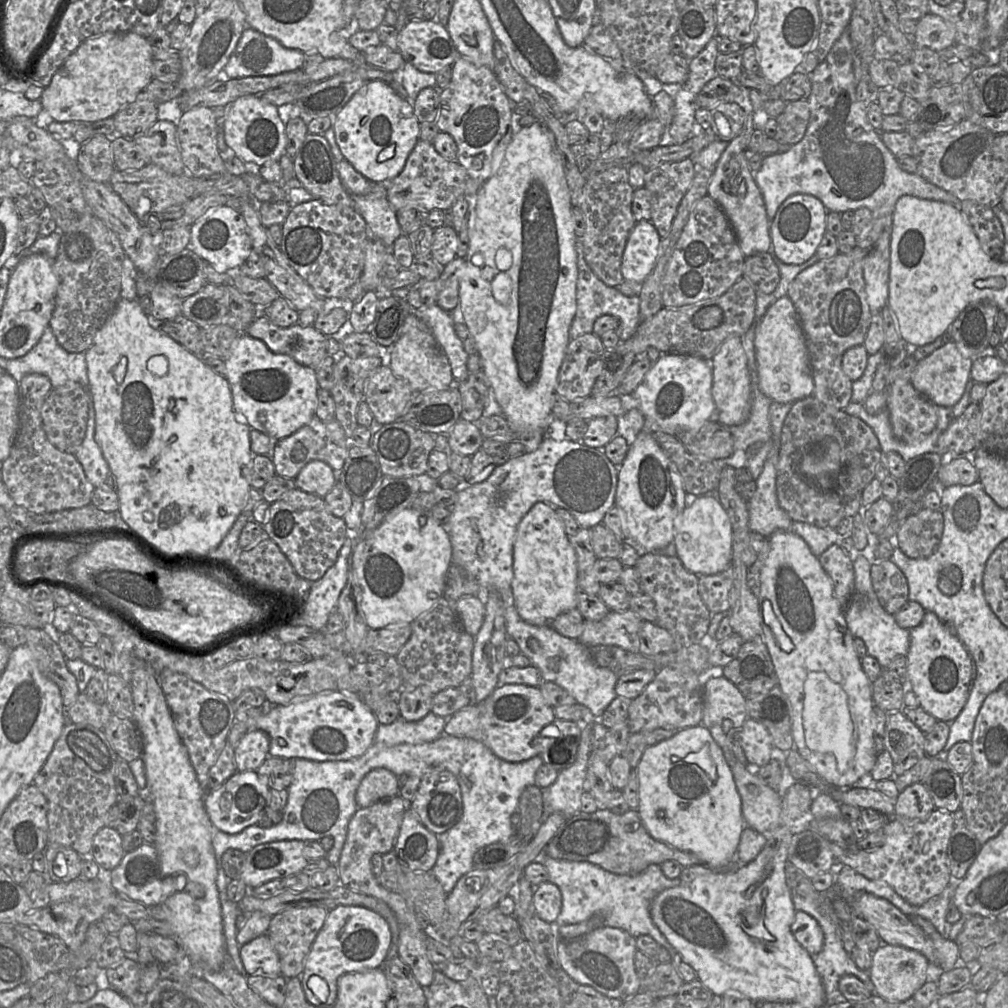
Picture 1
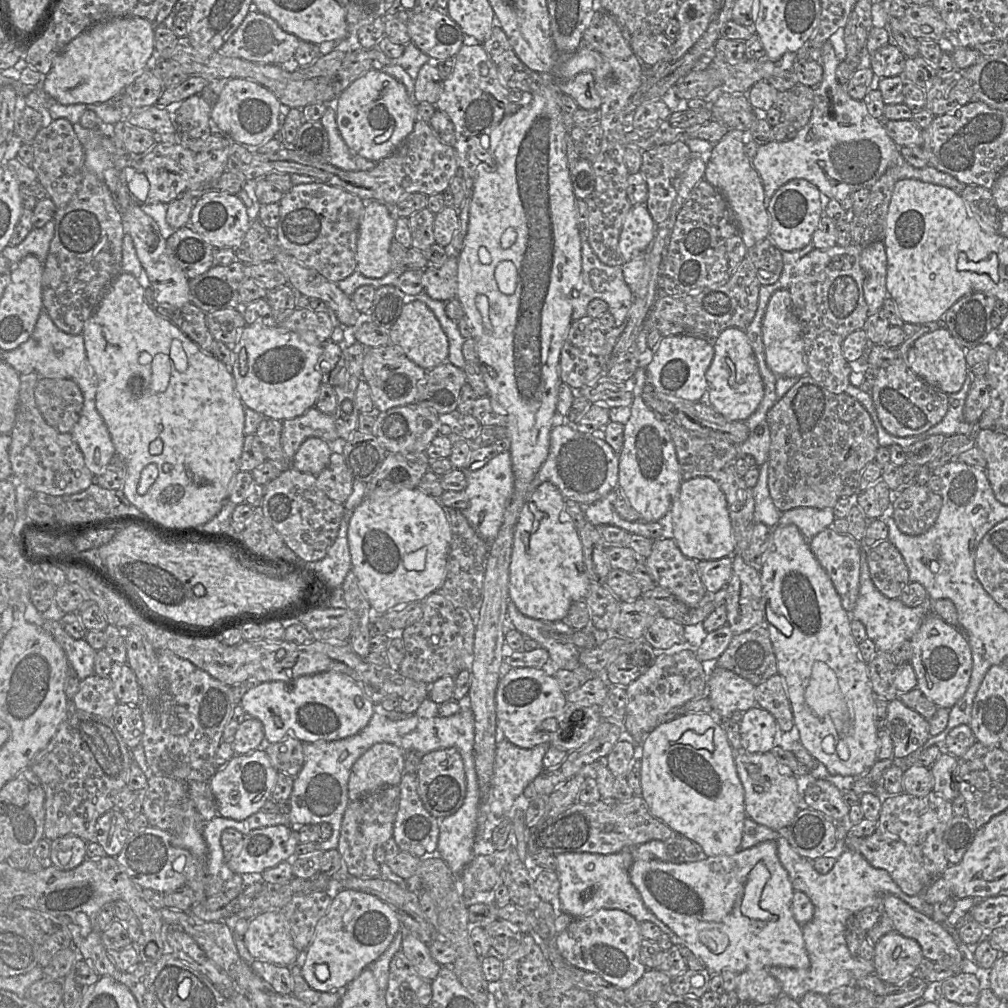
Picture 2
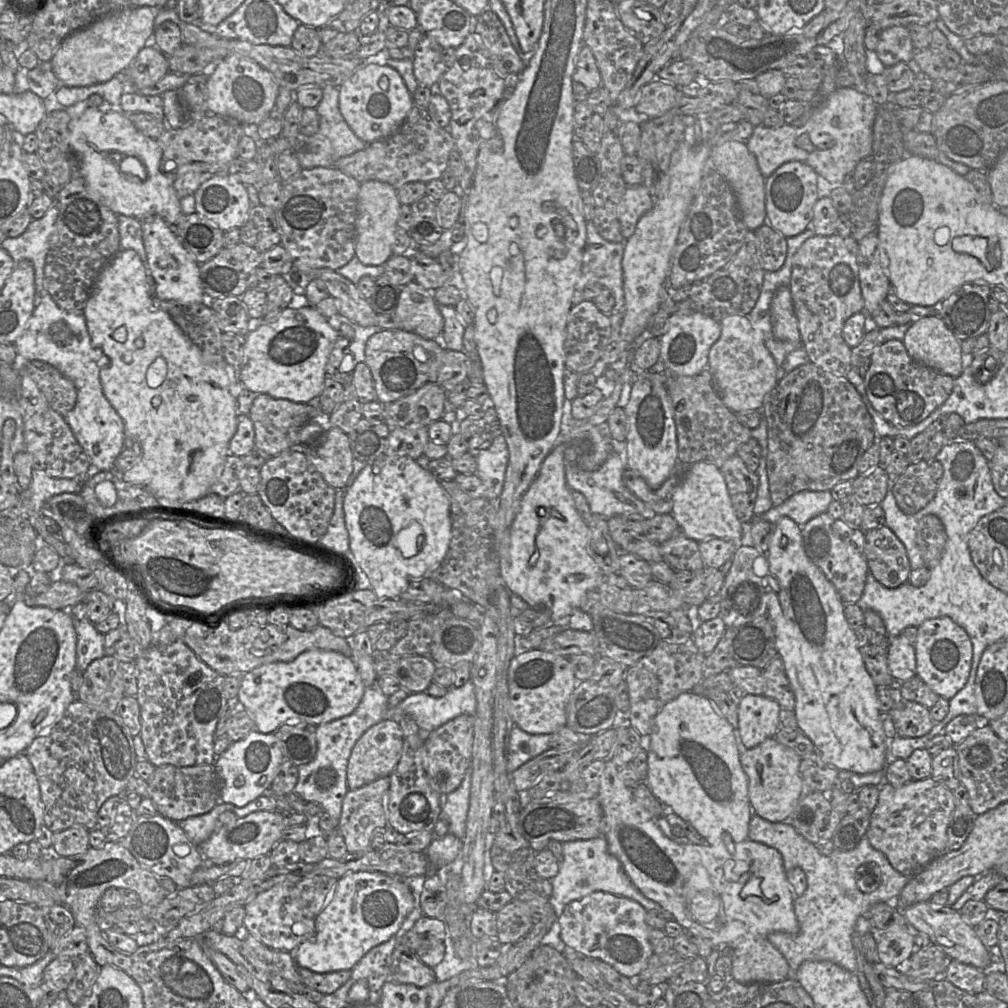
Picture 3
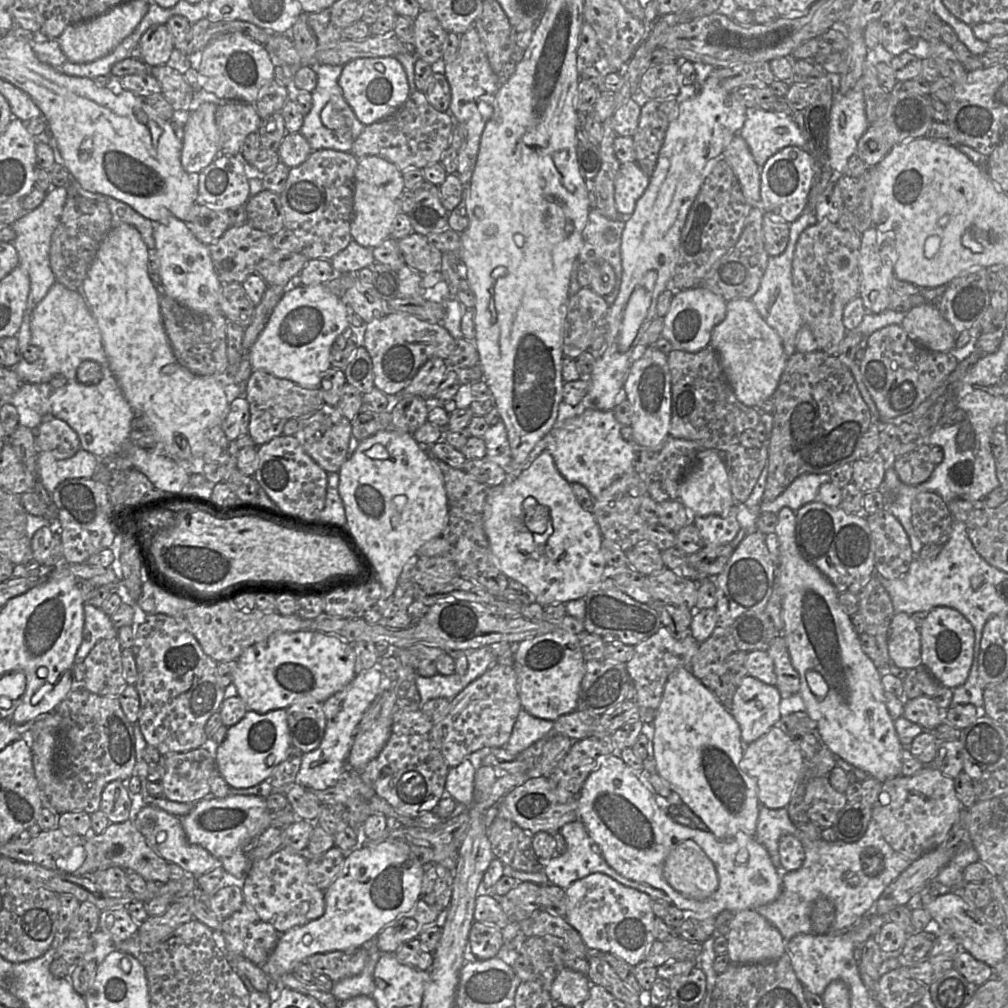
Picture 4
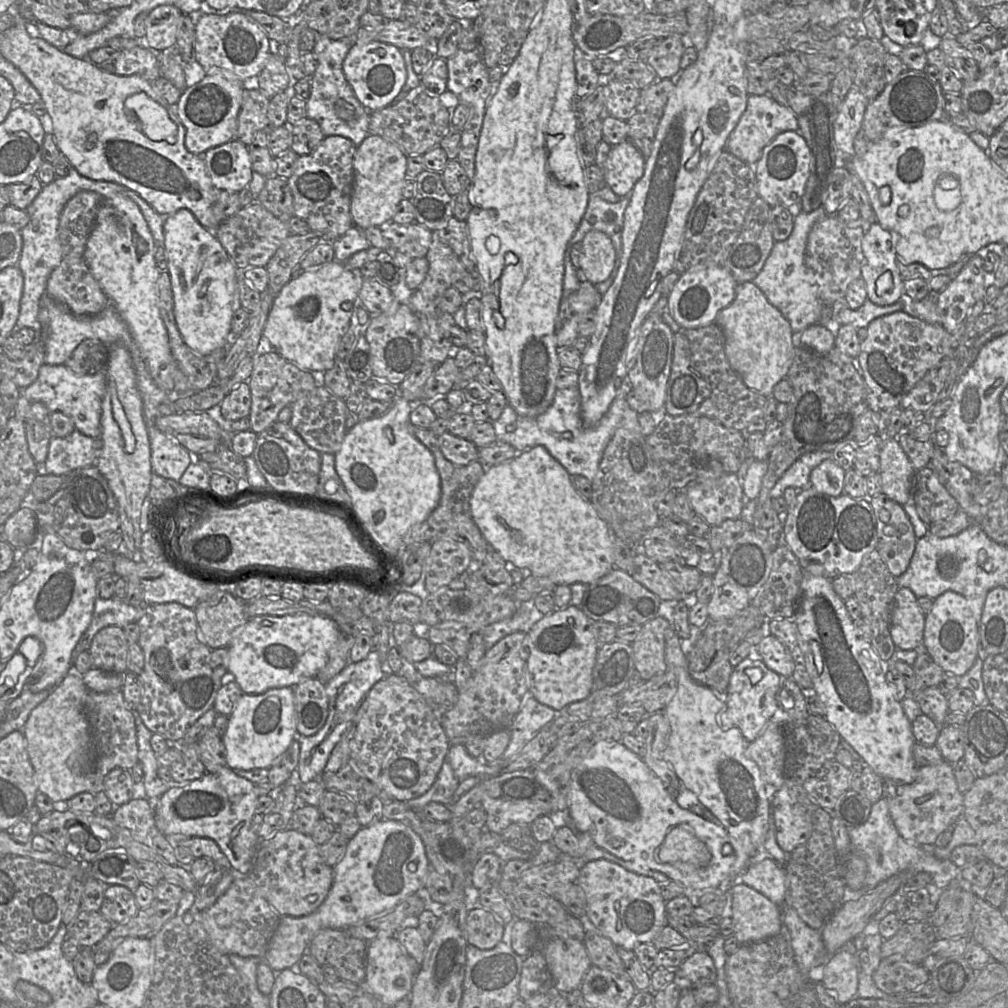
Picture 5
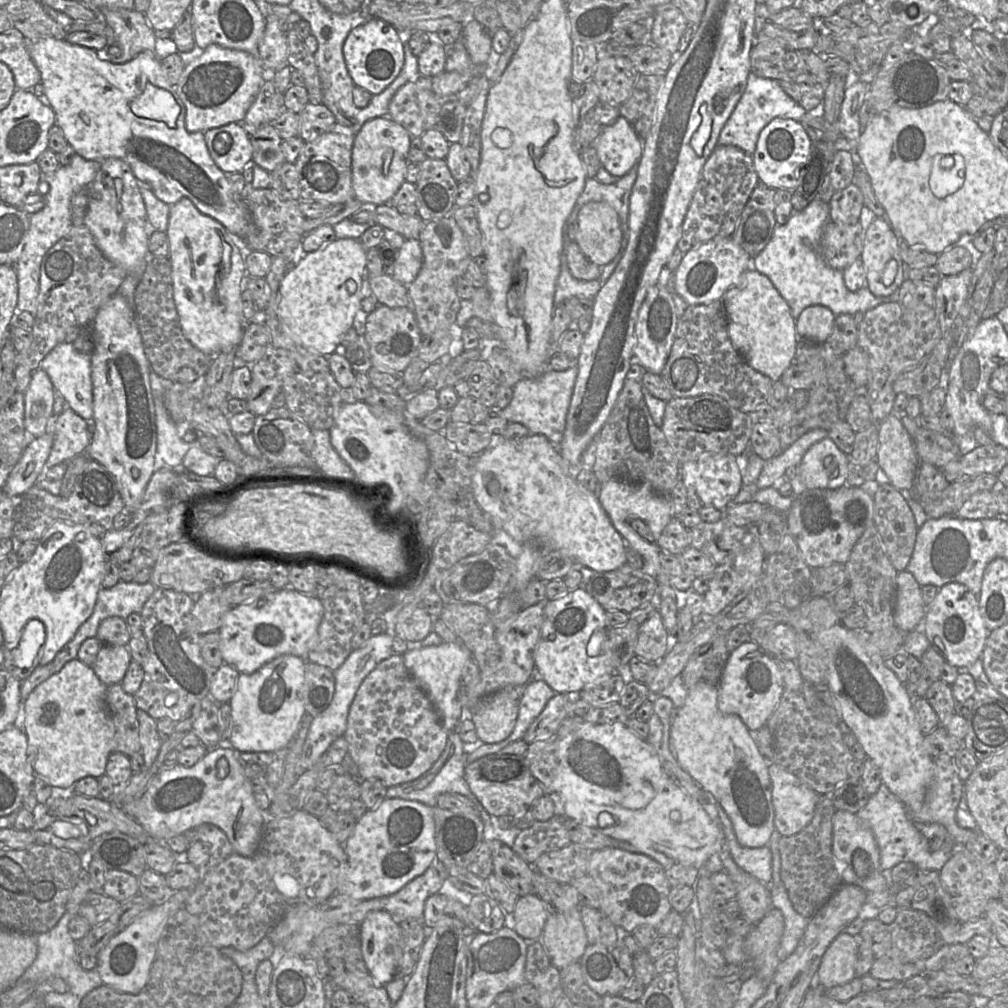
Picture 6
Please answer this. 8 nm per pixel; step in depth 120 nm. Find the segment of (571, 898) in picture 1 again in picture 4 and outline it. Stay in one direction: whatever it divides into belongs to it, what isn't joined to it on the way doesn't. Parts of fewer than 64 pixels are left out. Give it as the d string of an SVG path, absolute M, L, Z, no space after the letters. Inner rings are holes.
M580 820L565 824L560 831L566 841L567 850L564 854L555 854L547 861L544 861L544 873L548 878L549 884L559 886L566 890L576 880L582 879L589 874L599 872L613 878L624 886L635 888L646 893L653 901L664 899L669 902L669 906L672 904L671 900L663 891L654 890L649 886L629 881L617 873L598 852L585 826Z

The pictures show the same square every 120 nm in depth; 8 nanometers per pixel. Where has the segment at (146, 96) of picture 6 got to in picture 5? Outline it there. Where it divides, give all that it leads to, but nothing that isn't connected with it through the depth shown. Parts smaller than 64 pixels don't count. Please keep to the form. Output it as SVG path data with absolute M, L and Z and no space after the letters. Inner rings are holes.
M140 92L129 96L124 106L133 113L149 139L176 141L177 125L170 119L165 105Z

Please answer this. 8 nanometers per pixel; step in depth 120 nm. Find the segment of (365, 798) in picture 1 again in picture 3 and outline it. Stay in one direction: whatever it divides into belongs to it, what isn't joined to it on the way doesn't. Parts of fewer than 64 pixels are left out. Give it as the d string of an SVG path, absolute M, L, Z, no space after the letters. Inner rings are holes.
M383 720L369 728L355 743L347 765L349 790L358 789L373 781L389 777L397 766L402 749L403 734L400 724L393 720Z

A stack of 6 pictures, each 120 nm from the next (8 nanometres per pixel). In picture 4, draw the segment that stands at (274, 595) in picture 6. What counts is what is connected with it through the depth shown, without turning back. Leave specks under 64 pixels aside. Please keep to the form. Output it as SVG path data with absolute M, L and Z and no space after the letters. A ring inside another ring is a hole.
M319 631L279 632L256 643L237 659L233 684L248 710L265 714L297 702L323 703L355 677L353 645Z

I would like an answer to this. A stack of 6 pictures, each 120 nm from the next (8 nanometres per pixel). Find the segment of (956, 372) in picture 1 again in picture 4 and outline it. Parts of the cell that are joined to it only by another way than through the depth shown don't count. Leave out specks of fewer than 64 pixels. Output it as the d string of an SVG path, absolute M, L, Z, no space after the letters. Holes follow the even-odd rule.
M926 302L906 312L902 327L908 337L919 345L937 352L956 349L956 333L944 318L937 303Z

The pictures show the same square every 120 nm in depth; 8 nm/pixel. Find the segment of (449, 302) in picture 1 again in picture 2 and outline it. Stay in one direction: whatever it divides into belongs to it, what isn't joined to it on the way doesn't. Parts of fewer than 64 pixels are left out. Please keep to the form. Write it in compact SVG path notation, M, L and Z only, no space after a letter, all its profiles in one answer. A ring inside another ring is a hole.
M450 254L441 268L426 267L422 271L424 293L444 303L457 297L457 269L457 254Z

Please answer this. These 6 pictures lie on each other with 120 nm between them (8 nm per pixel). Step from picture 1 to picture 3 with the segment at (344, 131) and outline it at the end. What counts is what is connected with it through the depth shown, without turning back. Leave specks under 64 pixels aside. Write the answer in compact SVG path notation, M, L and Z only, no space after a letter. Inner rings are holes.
M370 63L356 70L339 87L339 109L355 135L367 144L393 135L414 105L403 78L386 64Z

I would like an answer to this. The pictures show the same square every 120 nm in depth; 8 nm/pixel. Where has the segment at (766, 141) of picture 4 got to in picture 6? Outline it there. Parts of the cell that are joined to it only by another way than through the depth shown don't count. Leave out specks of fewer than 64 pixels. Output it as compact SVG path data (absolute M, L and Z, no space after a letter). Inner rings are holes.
M751 72L748 75L746 88L741 99L721 130L718 145L736 146L752 156L756 149L759 134L764 127L774 118L788 118L788 113L796 103L784 92L778 82L759 77Z

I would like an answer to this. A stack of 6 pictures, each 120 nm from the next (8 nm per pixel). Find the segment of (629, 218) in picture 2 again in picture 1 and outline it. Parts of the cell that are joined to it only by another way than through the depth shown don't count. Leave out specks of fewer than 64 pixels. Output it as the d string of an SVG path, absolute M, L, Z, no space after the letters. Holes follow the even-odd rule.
M652 221L636 222L622 257L624 279L643 283L656 263L661 243L662 238Z

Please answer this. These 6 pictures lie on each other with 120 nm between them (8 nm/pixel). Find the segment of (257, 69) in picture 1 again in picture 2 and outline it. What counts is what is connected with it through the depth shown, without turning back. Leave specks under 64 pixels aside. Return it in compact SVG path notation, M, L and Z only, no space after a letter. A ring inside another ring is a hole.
M252 8L218 52L226 57L282 66L285 63L294 61L295 51L299 42L300 40L295 35L285 32L274 20Z

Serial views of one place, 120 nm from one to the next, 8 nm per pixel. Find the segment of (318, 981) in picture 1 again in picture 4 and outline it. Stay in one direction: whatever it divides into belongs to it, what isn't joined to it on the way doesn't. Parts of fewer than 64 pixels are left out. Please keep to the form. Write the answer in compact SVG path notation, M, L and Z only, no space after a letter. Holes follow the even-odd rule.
M377 839L352 849L345 855L341 871L325 891L323 915L303 926L294 927L280 934L276 947L262 965L269 979L277 981L314 954L356 949L375 939L385 926L399 915L408 912L421 898L424 875L423 866L411 853L409 846L403 842Z

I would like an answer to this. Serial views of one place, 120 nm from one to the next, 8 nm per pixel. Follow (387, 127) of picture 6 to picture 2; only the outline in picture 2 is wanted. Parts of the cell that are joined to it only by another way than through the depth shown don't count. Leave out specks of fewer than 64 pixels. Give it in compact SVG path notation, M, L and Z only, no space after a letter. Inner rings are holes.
M363 201L357 240L357 270L367 278L382 278L390 272L389 249L394 238L396 218L384 203Z

